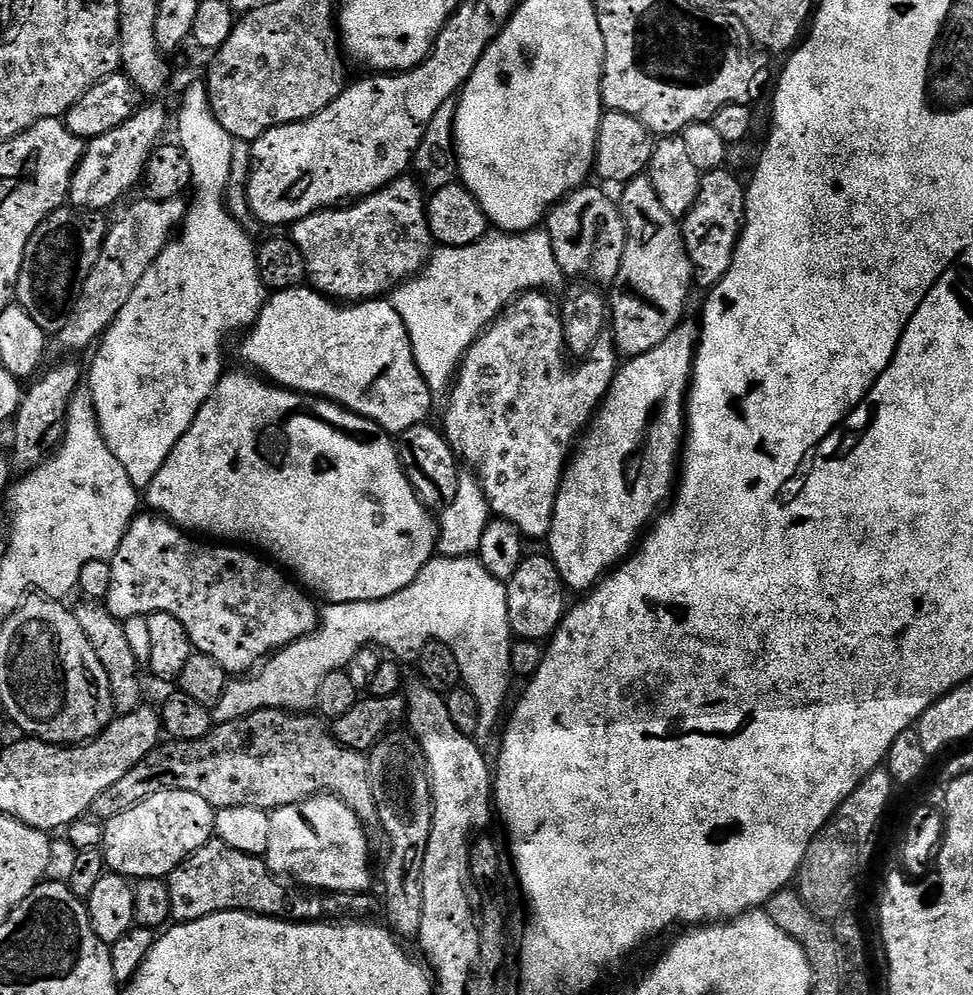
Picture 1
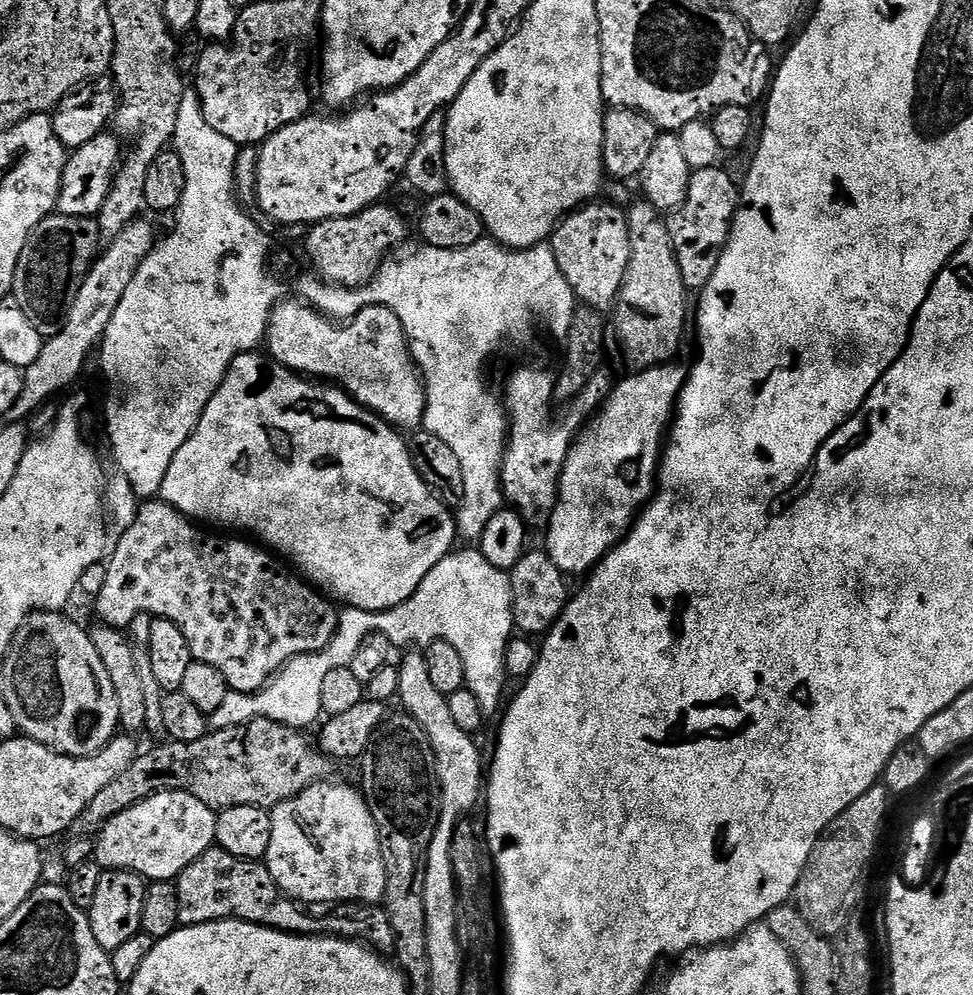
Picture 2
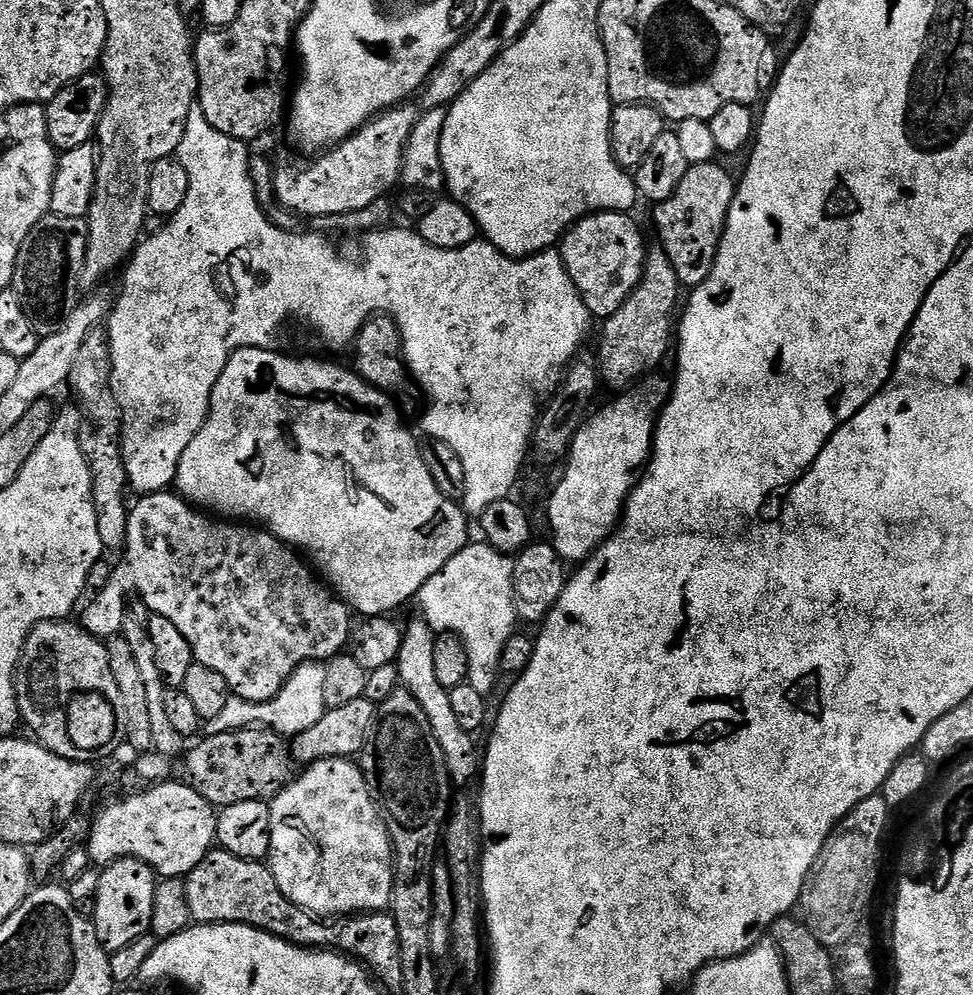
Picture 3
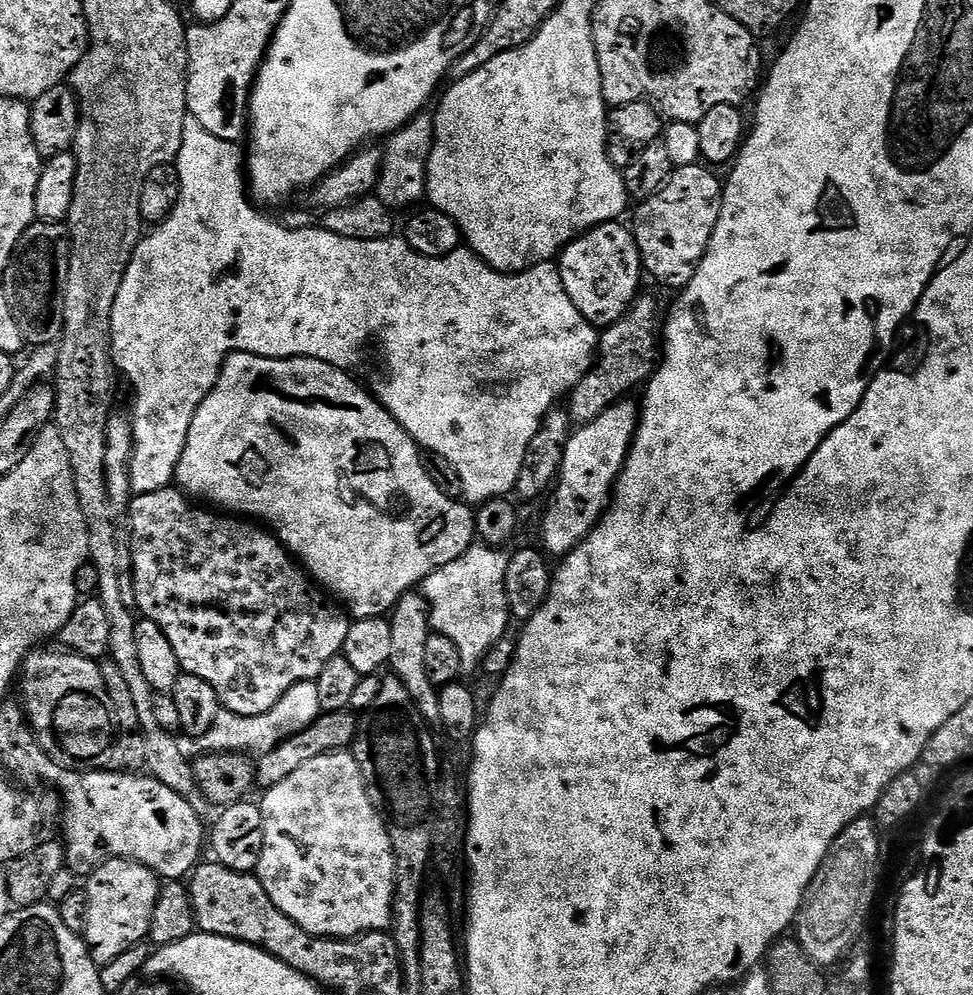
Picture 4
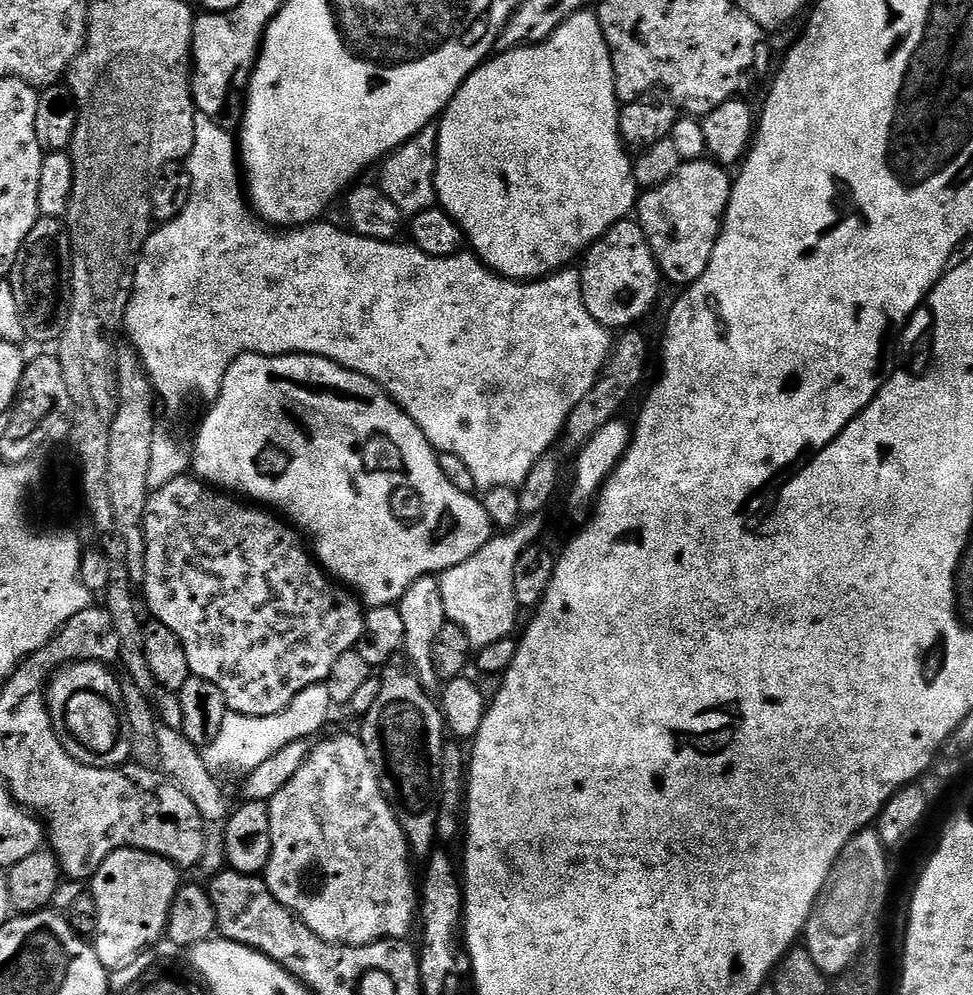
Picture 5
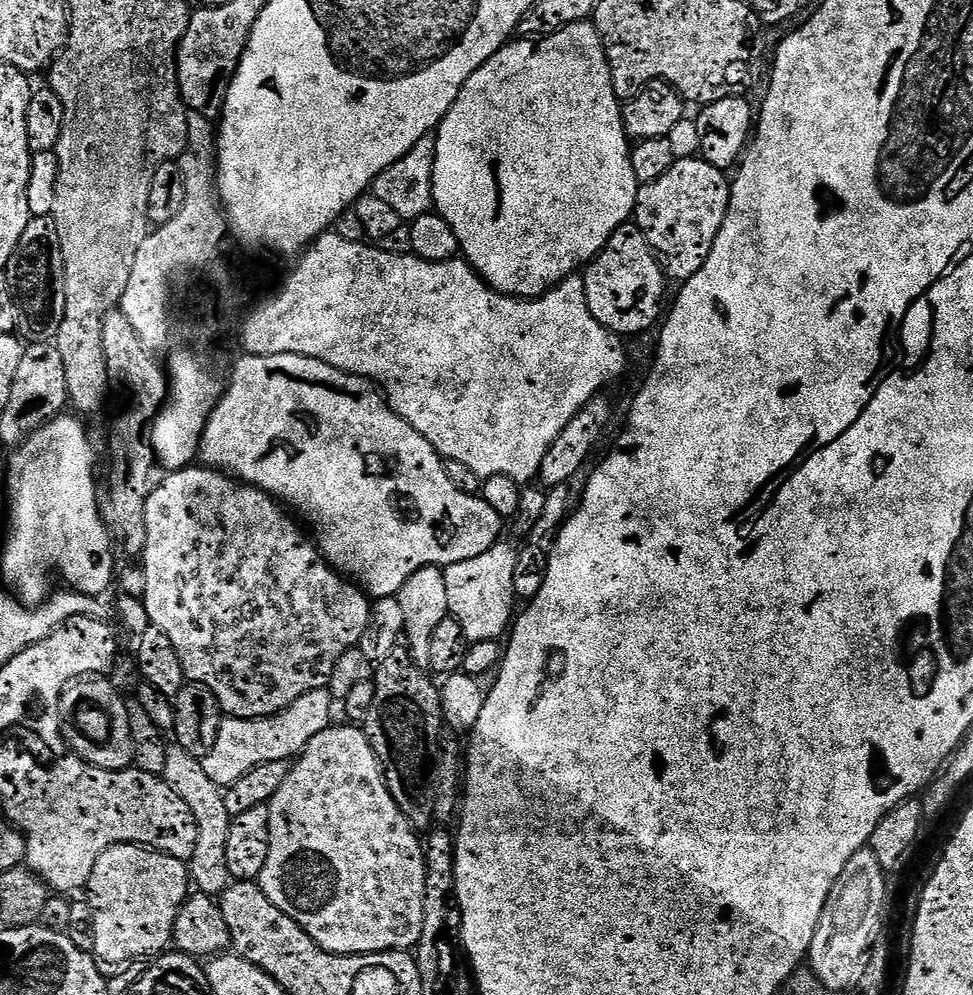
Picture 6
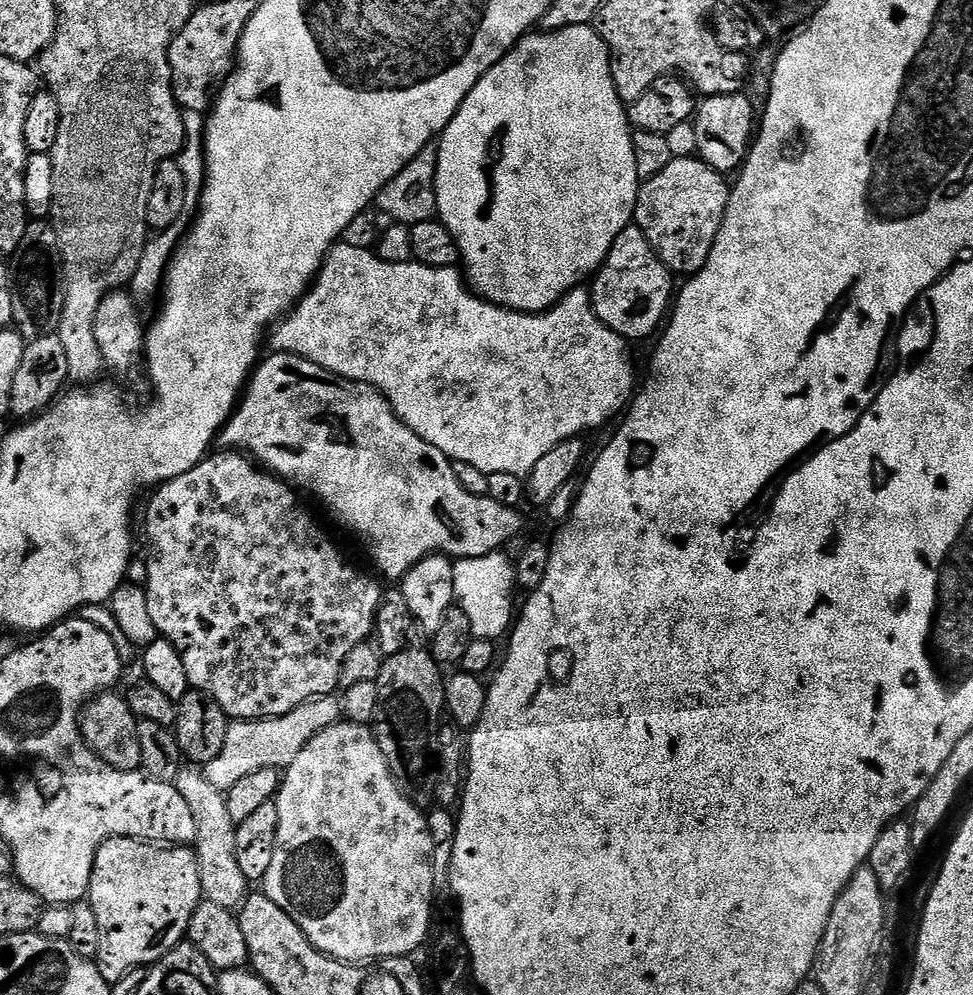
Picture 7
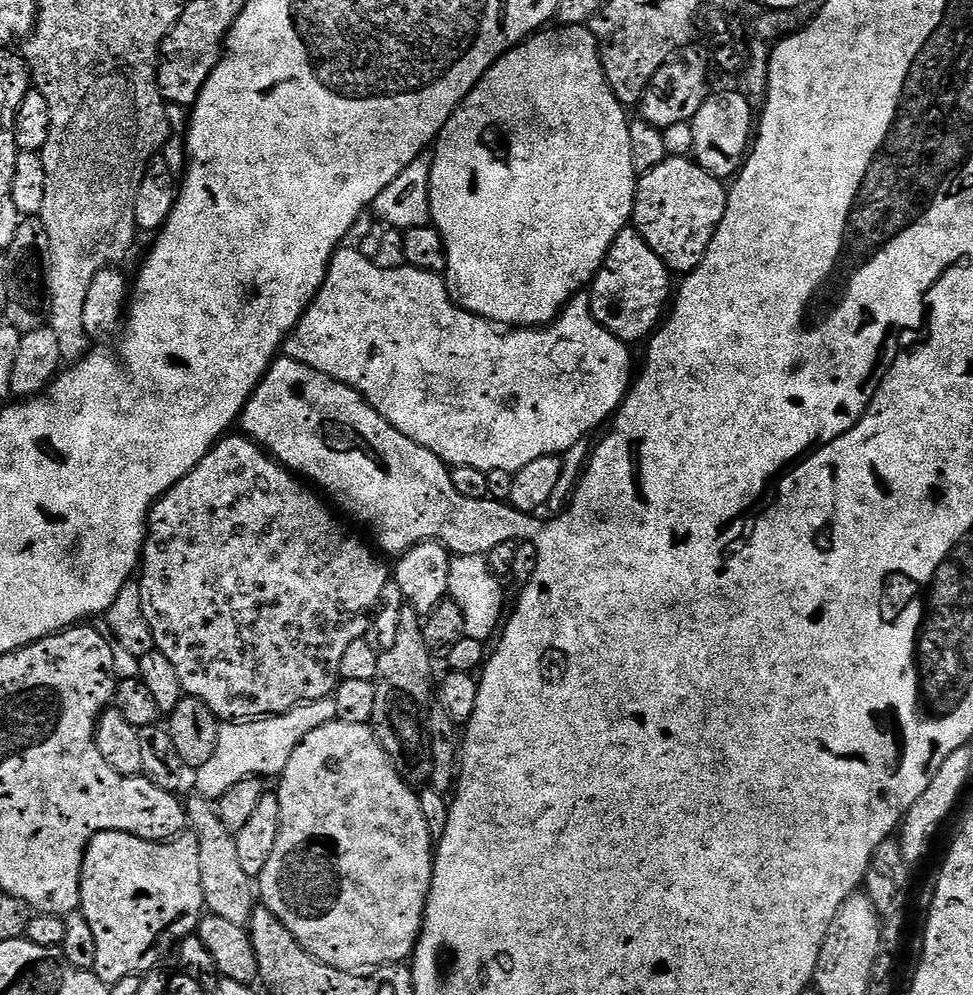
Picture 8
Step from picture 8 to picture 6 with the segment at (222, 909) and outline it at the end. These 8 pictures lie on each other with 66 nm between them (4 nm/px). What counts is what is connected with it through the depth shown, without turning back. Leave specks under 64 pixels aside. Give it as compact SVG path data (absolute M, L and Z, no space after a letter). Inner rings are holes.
M177 743L166 750L166 766L162 778L176 791L178 798L190 806L190 814L194 814L194 822L198 826L198 842L194 846L192 859L187 861L191 883L195 891L205 892L213 898L219 897L233 883L230 866L226 866L226 838L230 838L233 816L226 810L221 785L210 782L201 757L191 756Z

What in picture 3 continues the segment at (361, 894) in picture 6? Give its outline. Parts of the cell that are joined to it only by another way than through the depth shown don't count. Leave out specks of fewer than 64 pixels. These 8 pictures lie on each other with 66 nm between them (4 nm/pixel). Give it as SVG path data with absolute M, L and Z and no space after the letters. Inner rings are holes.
M330 758L307 765L301 772L304 773L301 776L299 773L270 801L270 850L266 857L266 863L274 874L274 882L278 882L278 890L282 890L282 894L286 894L286 898L290 898L290 902L294 902L294 906L312 913L317 918L343 918L353 914L385 911L392 897L392 870L394 867L392 863L392 840L382 822L380 811L376 809L376 803L372 801L364 771L355 759Z

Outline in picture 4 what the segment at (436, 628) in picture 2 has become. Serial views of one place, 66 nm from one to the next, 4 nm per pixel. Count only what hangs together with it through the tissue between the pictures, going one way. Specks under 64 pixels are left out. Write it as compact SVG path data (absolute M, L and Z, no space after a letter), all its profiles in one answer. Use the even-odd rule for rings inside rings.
M473 546L454 562L430 573L422 585L438 631L458 645L460 651L466 654L469 665L479 665L509 631L510 609L506 590L508 557L509 553L499 548ZM307 680L282 694L282 702L274 706L266 714L245 716L238 712L222 710L218 718L214 718L214 726L206 730L206 734L199 737L198 744L204 752L243 752L245 754L263 754L276 748L284 740L289 740L294 734L306 730L316 723L322 715L318 686L315 682Z

